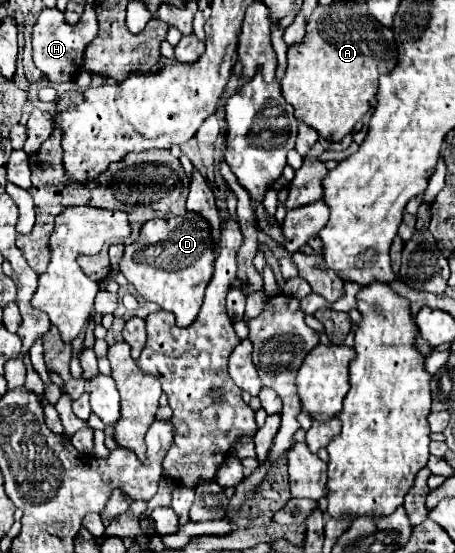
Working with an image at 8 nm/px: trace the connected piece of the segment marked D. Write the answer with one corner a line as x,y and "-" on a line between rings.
193,216
191,220
149,220
143,224
139,238
125,248
119,270
143,300
155,302
163,310
173,312
177,324
187,328
195,322
203,304
215,254
215,248
211,248
211,232
207,232
207,224
203,224
199,216

